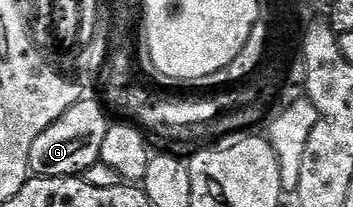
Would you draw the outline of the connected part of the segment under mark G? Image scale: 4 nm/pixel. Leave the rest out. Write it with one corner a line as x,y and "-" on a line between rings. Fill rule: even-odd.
80,99
73,107
69,107
69,111
65,111
65,115
61,115
61,119
57,119
57,123
45,127
45,131
37,135
37,140
33,142
29,151
29,163
34,176
78,177
98,163
101,143
105,143
109,118
108,110
98,100
95,101

